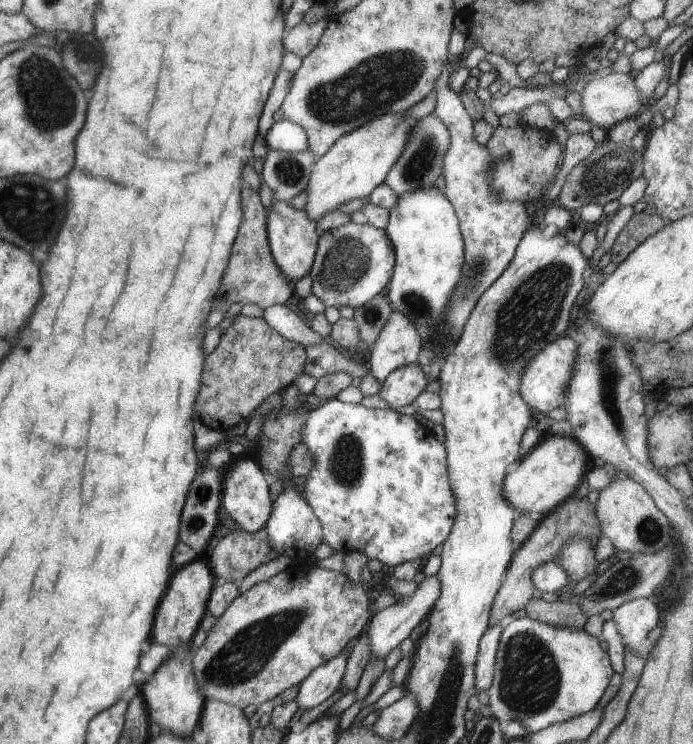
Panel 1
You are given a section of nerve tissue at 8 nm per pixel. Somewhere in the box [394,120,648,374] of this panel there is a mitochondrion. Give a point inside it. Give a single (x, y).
(604, 176)

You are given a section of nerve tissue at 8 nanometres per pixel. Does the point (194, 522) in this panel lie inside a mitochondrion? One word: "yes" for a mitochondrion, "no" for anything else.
yes

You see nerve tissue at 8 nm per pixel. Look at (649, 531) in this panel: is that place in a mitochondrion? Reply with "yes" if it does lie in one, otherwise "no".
yes

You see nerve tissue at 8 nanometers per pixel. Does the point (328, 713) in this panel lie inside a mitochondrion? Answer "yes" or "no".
no

